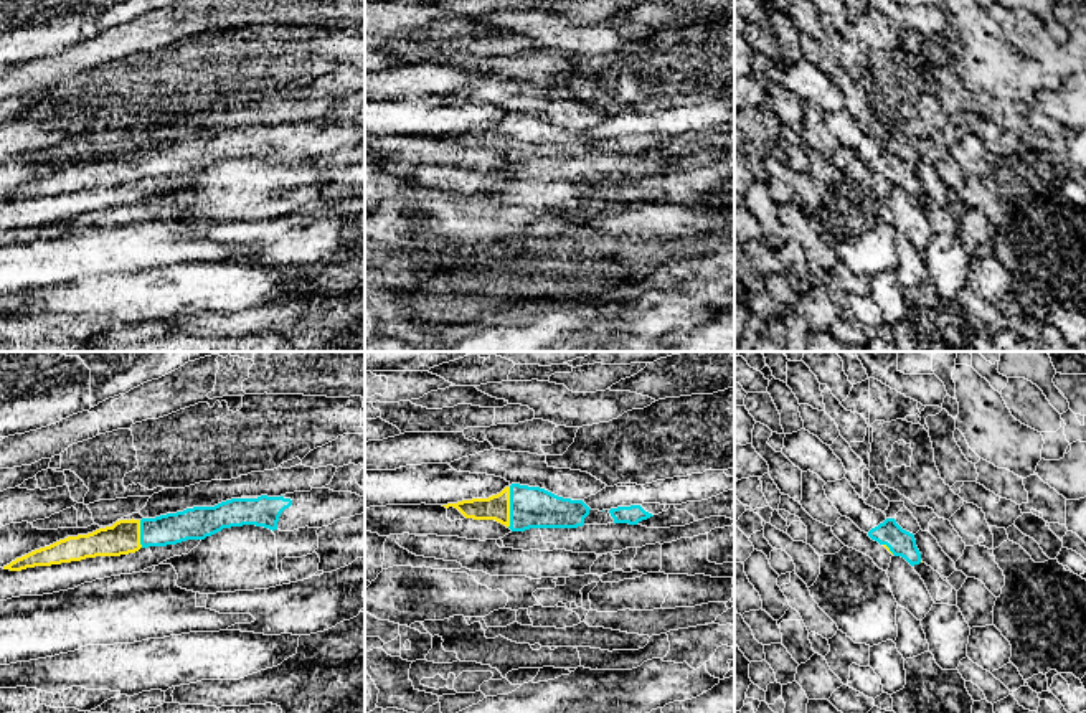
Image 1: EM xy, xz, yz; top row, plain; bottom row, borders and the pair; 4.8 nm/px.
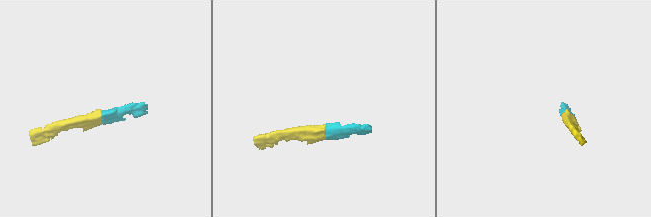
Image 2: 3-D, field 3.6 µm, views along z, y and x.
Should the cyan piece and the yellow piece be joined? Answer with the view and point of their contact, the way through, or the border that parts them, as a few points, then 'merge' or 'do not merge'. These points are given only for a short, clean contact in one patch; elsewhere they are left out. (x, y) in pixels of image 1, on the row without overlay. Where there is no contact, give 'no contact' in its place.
contact xz (510, 137); merge

